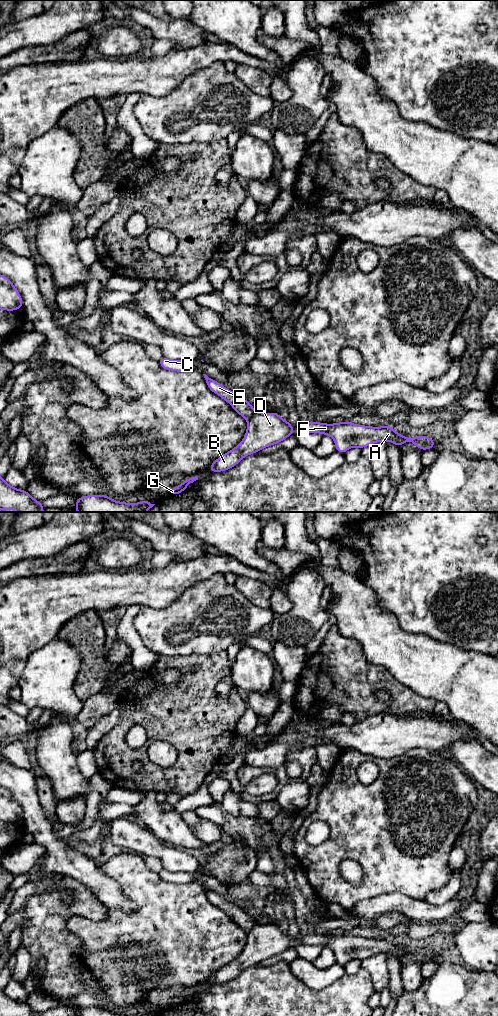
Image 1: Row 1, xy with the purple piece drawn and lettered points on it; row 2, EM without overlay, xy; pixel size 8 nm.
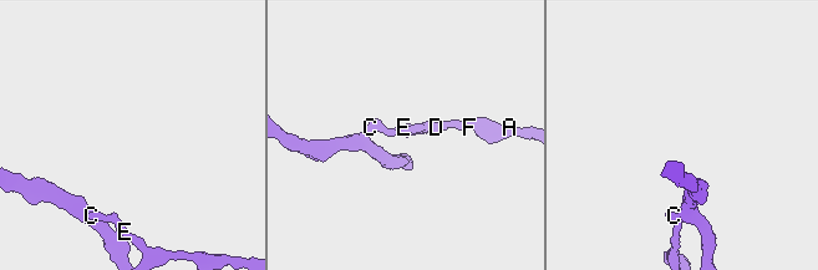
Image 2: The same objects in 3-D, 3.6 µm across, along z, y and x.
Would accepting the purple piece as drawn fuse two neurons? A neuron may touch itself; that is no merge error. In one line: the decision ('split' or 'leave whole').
split

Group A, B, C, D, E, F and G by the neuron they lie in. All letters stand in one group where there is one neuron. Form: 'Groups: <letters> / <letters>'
Groups: A B D F G / C E

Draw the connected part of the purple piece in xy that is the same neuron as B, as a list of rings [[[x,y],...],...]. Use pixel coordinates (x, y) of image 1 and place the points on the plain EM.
[[[255,924],[248,933],[246,947],[238,958],[216,971],[209,979],[210,984],[226,983],[250,966],[278,956],[292,947],[295,941],[279,925]]]

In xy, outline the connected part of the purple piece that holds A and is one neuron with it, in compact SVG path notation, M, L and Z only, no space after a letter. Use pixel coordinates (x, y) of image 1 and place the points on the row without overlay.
M349 933L331 937L320 934L300 935L298 941L306 945L321 945L333 950L336 963L344 966L352 959L364 960L380 953L390 953L401 960L405 954L415 956L420 962L434 961L435 953L427 948L408 950L398 946L392 939L371 939L353 936Z

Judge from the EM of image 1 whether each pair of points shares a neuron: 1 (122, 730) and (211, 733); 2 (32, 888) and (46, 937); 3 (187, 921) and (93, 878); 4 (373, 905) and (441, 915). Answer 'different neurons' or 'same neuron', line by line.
1: same neuron
2: different neurons
3: different neurons
4: same neuron

